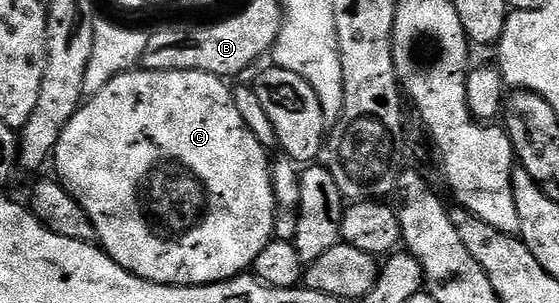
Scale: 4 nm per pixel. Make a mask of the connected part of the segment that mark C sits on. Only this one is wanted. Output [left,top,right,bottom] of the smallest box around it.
[56,69,278,287]

